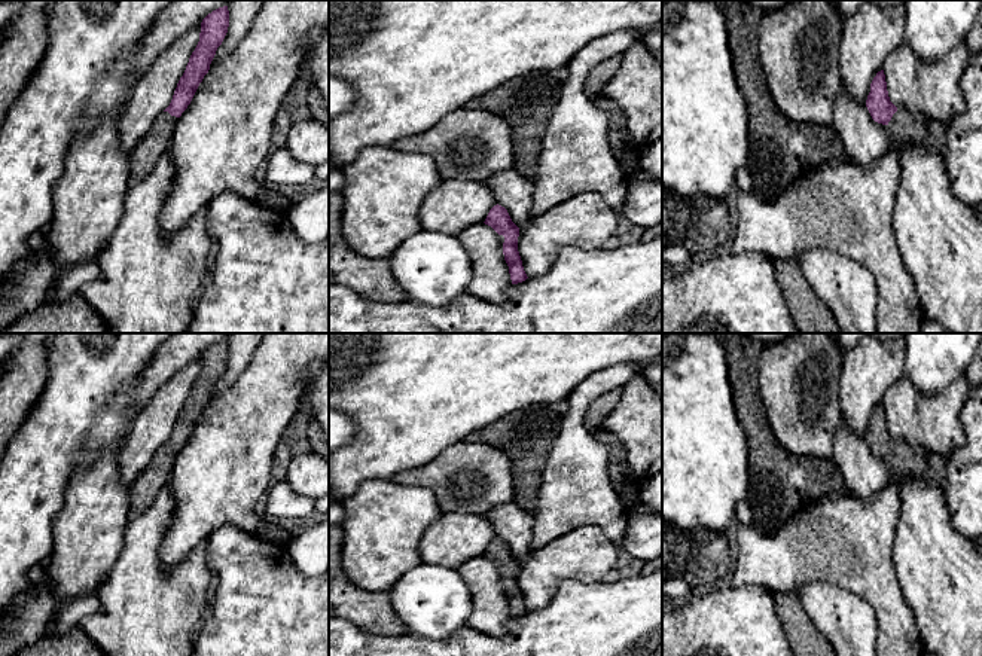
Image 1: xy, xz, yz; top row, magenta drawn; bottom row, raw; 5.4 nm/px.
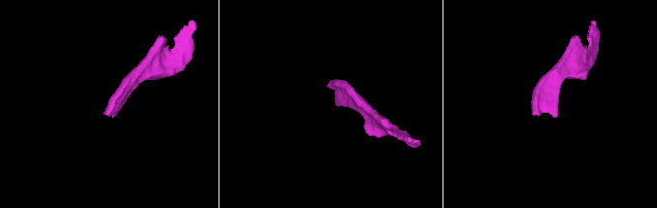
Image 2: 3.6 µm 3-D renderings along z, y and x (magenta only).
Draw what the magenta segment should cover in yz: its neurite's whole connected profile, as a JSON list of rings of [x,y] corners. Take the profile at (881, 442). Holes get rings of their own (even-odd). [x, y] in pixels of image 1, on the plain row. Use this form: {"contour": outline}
{"contour": [[[884,403],[870,417],[866,440],[872,452],[882,457],[890,480],[896,485],[908,477],[920,477],[927,483],[945,486],[946,463],[906,442],[897,442],[888,430]]]}

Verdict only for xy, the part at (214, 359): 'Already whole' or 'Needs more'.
Needs more

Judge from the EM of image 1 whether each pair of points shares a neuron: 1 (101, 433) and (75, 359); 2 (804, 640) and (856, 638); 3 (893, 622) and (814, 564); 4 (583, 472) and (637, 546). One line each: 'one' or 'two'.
1: two
2: two
3: one
4: two

